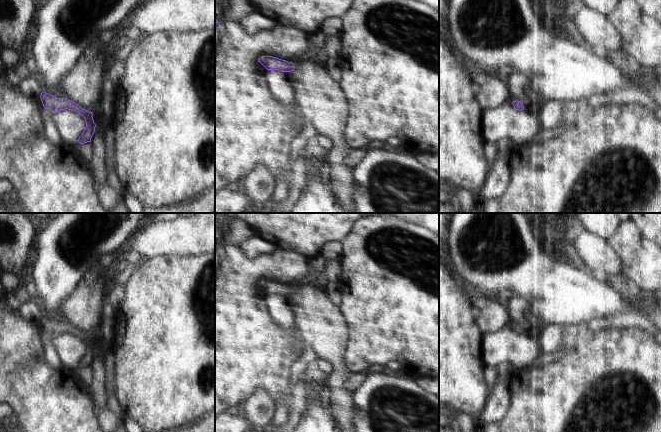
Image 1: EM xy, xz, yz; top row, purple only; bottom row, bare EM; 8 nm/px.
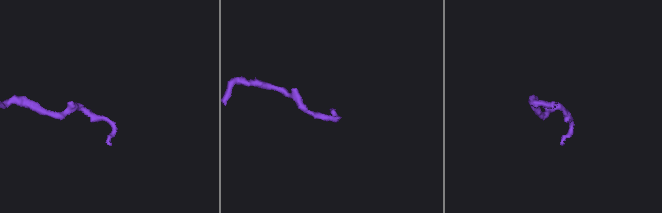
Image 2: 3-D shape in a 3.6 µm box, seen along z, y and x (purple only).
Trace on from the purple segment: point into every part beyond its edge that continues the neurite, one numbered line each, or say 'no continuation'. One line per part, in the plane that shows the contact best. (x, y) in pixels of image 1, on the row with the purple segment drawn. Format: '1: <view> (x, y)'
no continuation

